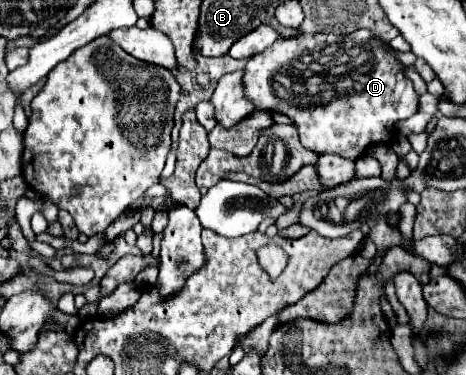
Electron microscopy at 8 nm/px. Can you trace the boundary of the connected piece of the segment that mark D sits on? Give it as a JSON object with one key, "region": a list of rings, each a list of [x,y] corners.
{"region":[[[368,29],[346,35],[300,33],[288,39],[278,37],[266,51],[248,59],[244,93],[256,109],[290,117],[306,149],[352,161],[372,145],[390,145],[396,139],[396,123],[418,109],[418,95],[404,75],[404,65]]]}

